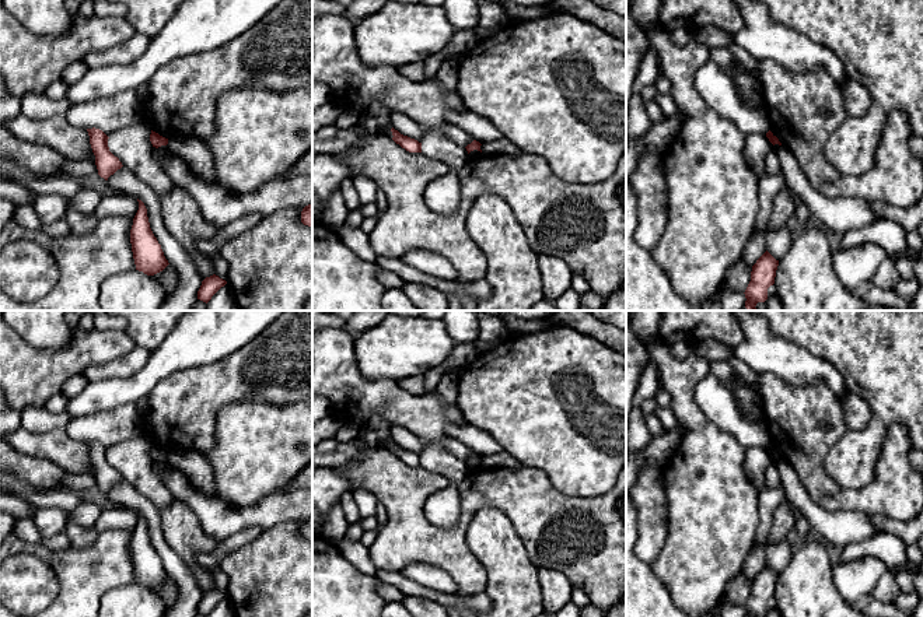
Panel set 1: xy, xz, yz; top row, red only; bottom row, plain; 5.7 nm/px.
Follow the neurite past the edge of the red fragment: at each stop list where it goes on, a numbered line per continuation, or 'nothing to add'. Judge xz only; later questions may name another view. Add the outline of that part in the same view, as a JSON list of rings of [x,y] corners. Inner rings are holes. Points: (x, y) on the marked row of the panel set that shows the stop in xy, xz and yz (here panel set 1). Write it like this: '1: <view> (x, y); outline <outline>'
nothing to add

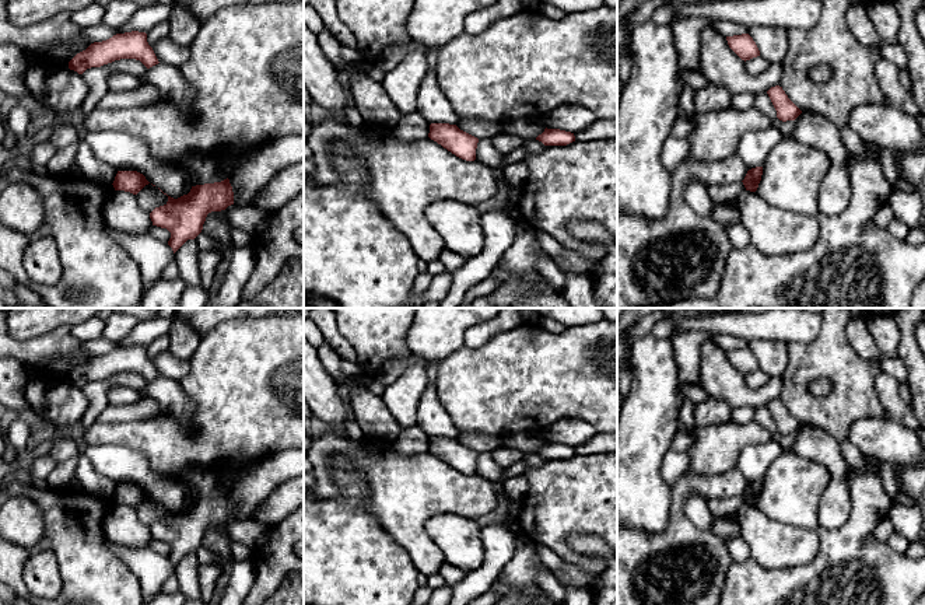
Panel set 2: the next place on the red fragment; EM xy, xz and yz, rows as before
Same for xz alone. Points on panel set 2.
1: xz (433, 105); outline [[[431,49],[427,53],[428,71],[420,84],[417,92],[416,111],[431,123],[449,123],[458,125],[460,118],[453,111],[451,102],[446,99],[438,87],[435,67],[438,63],[438,49]]]

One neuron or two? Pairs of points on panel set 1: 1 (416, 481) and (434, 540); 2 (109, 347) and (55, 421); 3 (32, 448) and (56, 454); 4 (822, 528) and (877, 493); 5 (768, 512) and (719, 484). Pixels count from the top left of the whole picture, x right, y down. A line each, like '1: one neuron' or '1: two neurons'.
1: one neuron
2: two neurons
3: one neuron
4: two neurons
5: two neurons

